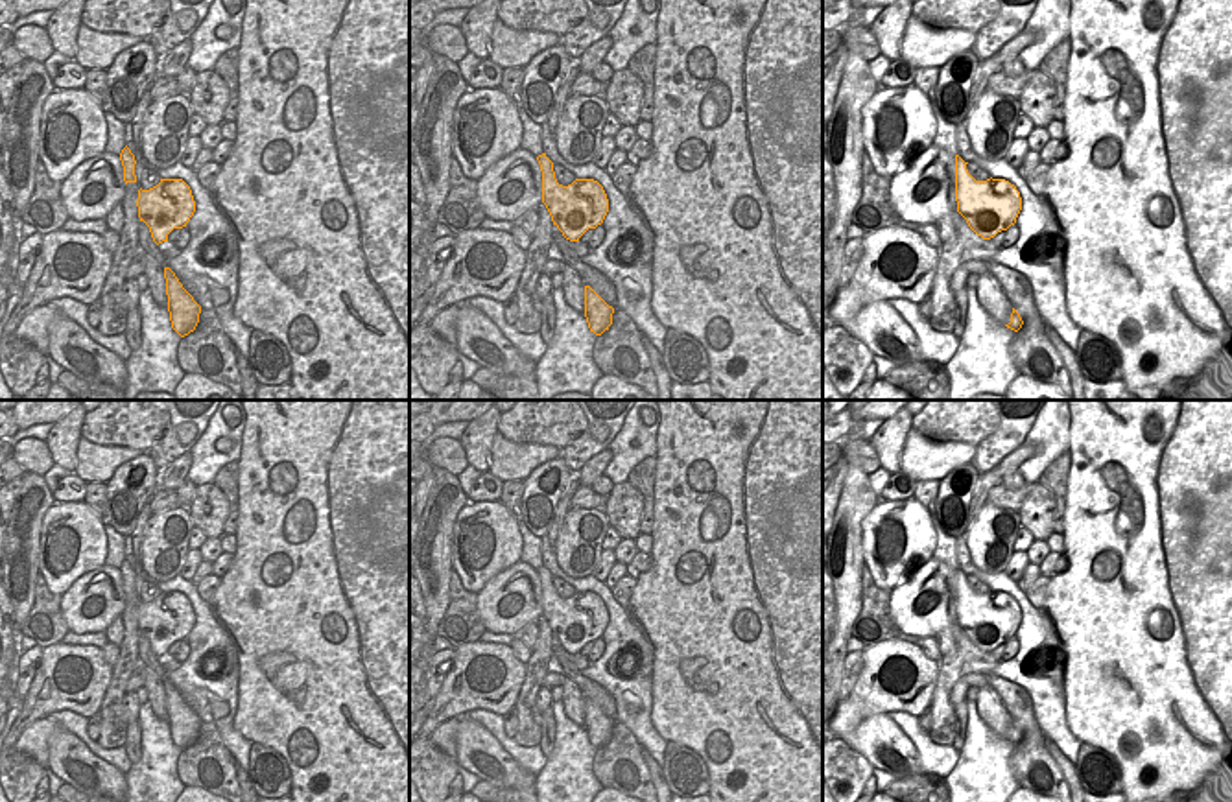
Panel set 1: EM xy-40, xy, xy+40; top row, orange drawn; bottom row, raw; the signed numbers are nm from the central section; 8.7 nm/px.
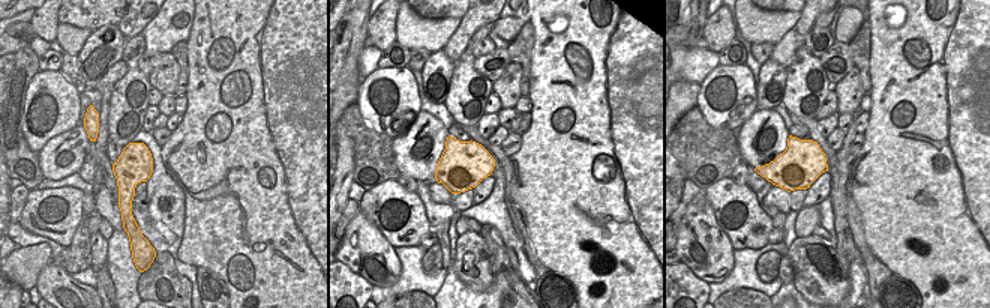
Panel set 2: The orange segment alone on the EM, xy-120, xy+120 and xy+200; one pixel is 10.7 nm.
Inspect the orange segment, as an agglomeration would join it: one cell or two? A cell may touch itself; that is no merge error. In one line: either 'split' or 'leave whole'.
leave whole

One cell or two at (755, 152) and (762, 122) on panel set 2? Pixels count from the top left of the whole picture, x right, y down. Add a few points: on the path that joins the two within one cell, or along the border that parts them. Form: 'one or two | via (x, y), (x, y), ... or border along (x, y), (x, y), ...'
one | via (752, 144), (758, 129)

